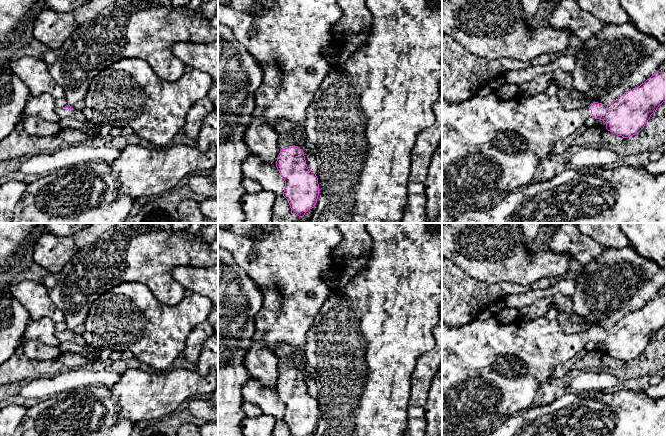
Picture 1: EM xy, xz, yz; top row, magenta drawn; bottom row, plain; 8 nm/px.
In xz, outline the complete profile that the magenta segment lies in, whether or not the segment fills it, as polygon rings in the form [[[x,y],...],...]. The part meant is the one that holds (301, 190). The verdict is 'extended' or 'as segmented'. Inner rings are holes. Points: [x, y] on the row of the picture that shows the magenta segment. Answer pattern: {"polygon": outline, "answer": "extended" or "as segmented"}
{"polygon": [[[336,0],[274,1],[276,2],[274,6],[254,6],[251,14],[237,11],[227,4],[218,3],[218,23],[229,27],[233,31],[237,41],[249,51],[263,70],[263,82],[254,93],[255,109],[253,117],[263,120],[275,130],[277,130],[281,120],[290,121],[296,125],[296,128],[289,134],[278,133],[281,151],[277,157],[276,167],[285,181],[283,196],[290,205],[291,214],[303,217],[317,203],[319,184],[316,174],[308,169],[304,152],[297,146],[297,141],[307,142],[305,132],[307,110],[323,79],[334,67],[325,59],[322,50],[329,46],[340,46],[334,37],[333,27],[343,17],[343,11]]], "answer": "extended"}

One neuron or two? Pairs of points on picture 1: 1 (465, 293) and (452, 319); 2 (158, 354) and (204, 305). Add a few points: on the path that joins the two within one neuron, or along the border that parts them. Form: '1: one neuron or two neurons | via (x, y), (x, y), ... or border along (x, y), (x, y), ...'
1: one neuron | via (459, 299), (454, 304), (454, 313)
2: one neuron | via (166, 341), (191, 316)

